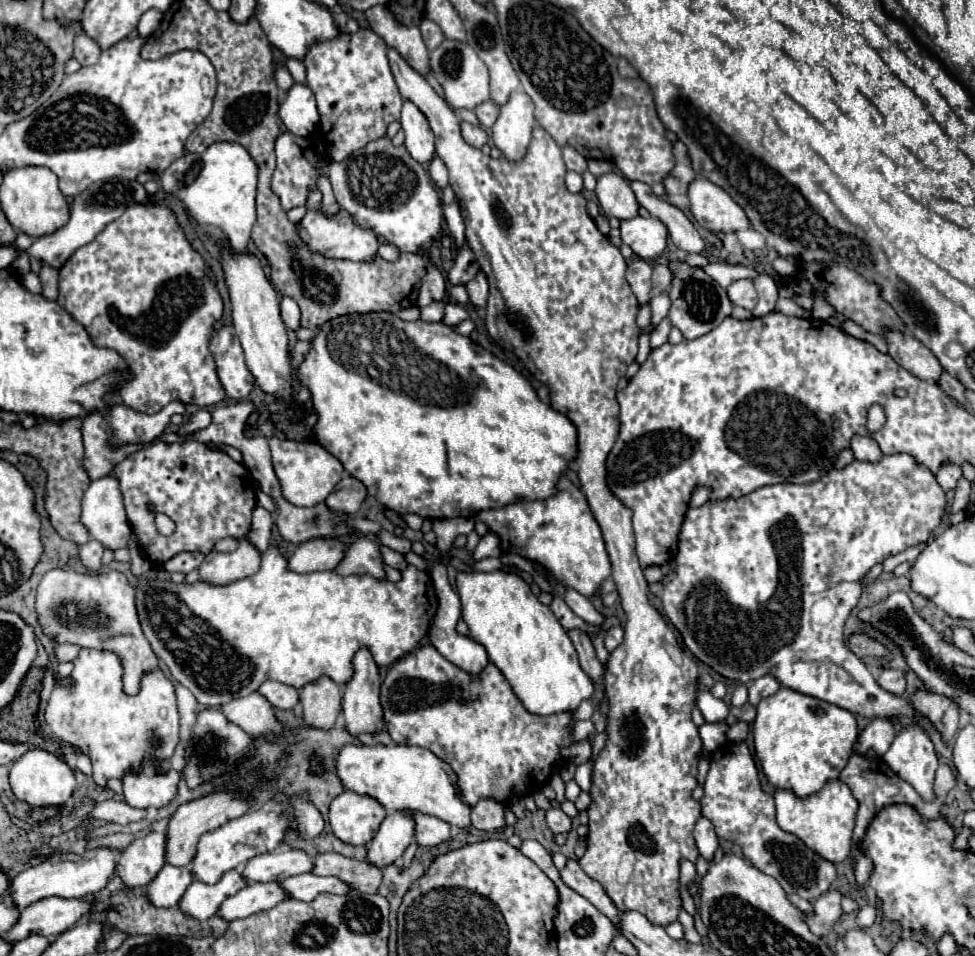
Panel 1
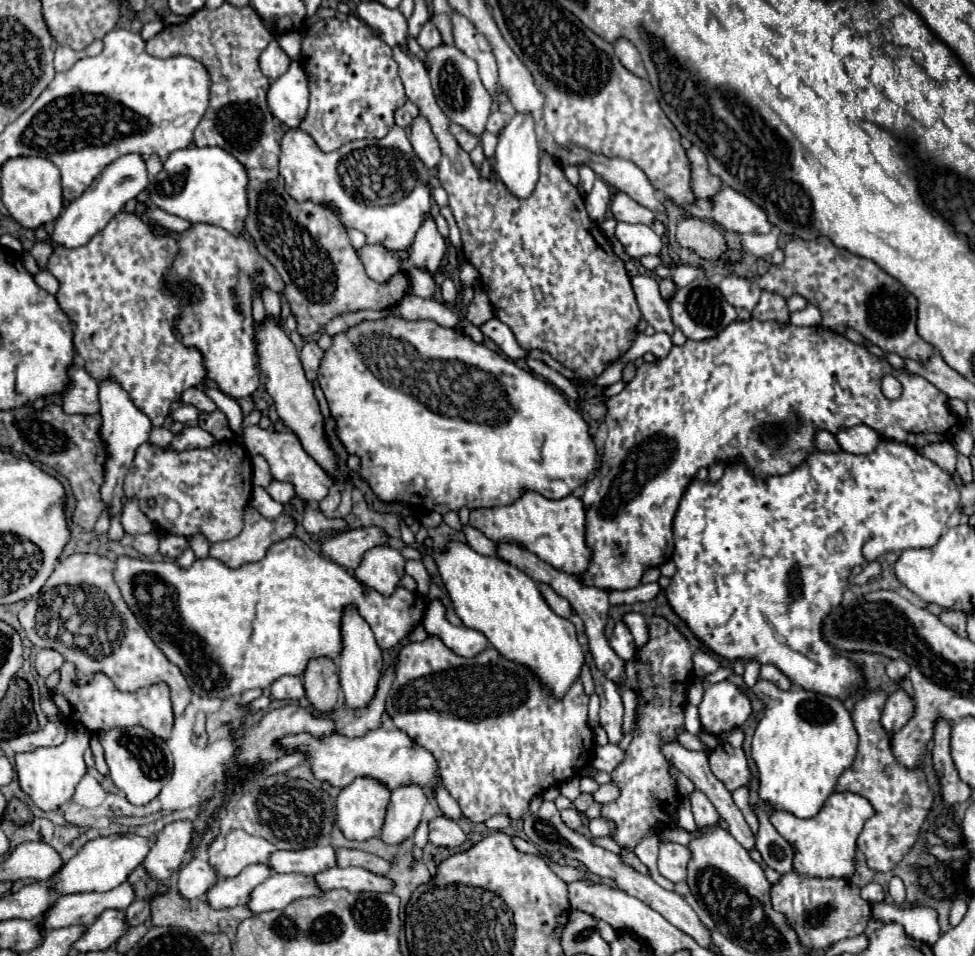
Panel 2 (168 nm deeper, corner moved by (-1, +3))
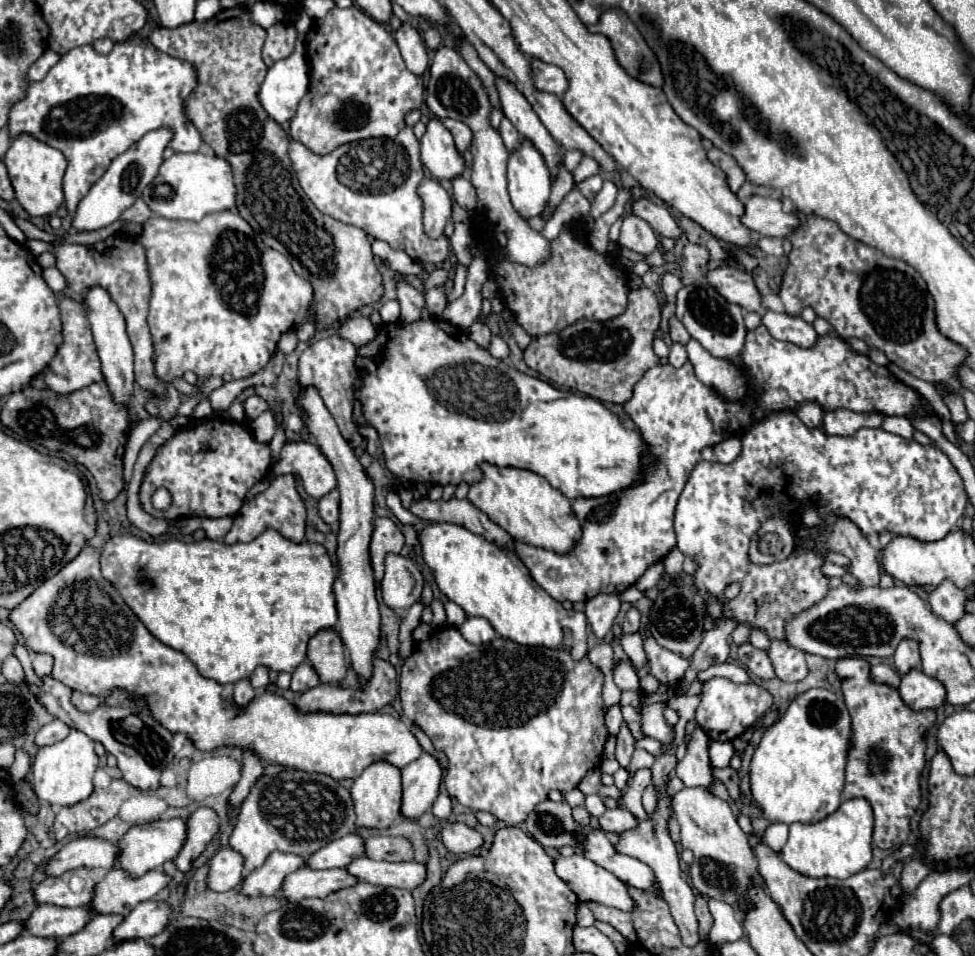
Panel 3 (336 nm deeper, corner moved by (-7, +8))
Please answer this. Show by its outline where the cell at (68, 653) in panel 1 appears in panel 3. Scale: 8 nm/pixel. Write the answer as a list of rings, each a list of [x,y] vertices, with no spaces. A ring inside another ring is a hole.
[[[34,654],[34,660],[32,660],[32,668],[36,672],[36,676],[48,676],[52,672],[52,656],[48,654]]]

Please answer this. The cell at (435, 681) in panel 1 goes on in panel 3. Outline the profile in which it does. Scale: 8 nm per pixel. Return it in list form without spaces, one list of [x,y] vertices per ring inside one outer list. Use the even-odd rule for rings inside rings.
[[[448,626],[442,628],[438,632],[432,634],[430,640],[420,642],[412,656],[406,658],[404,666],[402,666],[402,674],[400,674],[400,700],[402,700],[402,708],[404,708],[404,716],[410,718],[414,724],[418,724],[434,742],[436,750],[442,750],[448,758],[448,768],[444,774],[444,782],[446,782],[446,790],[450,796],[454,796],[460,804],[468,806],[470,810],[484,810],[490,812],[496,820],[508,824],[508,826],[516,826],[520,822],[526,820],[526,816],[542,802],[548,798],[550,790],[560,790],[560,792],[568,792],[574,790],[580,780],[586,776],[588,770],[596,768],[602,760],[602,750],[608,738],[608,728],[604,724],[604,716],[606,716],[606,706],[602,700],[602,686],[604,686],[604,674],[600,672],[598,666],[594,666],[588,656],[584,656],[582,660],[574,660],[570,656],[570,652],[566,650],[558,650],[558,648],[544,648],[544,646],[520,646],[512,640],[504,640],[504,638],[494,638],[488,644],[470,644],[462,638],[462,634]]]

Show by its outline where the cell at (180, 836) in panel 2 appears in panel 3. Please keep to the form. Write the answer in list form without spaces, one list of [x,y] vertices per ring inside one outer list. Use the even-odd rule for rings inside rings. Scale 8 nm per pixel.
[[[198,808],[196,812],[190,814],[186,824],[188,824],[188,838],[184,848],[174,860],[174,864],[182,872],[188,872],[192,868],[192,862],[208,848],[208,844],[220,832],[220,818],[212,808]]]

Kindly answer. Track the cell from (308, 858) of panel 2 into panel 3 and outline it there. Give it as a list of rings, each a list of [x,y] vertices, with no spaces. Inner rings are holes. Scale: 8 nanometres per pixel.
[[[348,834],[344,838],[338,838],[330,842],[326,848],[314,852],[308,858],[308,866],[316,870],[324,868],[346,868],[352,860],[366,856],[364,838],[360,834]]]

